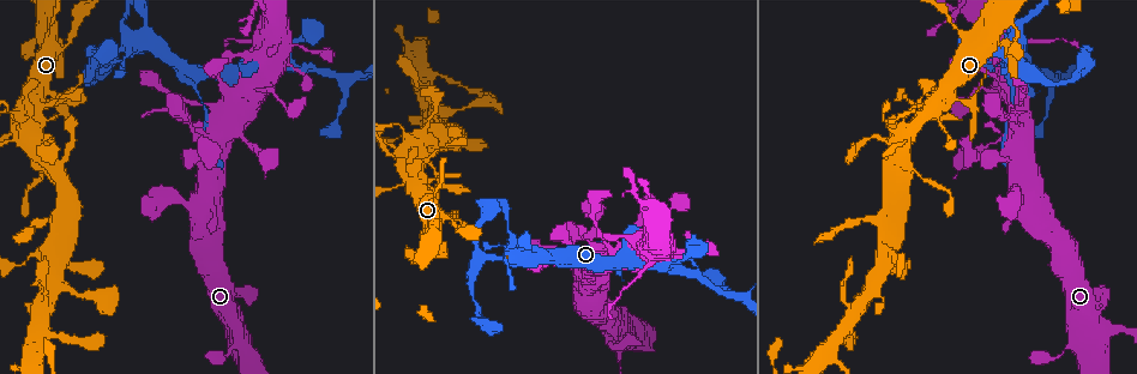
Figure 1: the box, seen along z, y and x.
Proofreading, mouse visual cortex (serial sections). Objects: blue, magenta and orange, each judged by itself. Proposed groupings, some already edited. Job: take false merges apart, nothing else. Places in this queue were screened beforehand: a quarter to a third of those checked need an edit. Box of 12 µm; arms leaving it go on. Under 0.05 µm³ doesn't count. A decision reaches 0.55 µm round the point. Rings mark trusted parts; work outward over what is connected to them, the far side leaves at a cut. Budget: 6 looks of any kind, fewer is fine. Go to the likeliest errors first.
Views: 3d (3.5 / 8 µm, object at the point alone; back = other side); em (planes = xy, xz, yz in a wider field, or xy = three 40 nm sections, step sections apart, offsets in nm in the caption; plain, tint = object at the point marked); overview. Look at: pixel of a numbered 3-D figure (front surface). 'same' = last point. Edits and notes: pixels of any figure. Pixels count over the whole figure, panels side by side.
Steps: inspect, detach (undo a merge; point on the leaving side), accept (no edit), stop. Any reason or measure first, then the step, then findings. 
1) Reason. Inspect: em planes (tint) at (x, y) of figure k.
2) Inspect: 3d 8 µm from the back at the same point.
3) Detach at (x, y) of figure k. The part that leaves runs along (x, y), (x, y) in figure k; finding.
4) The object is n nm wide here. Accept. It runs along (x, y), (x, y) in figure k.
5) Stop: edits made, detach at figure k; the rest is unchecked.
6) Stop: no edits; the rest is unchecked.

Abrupt turn. Inspect: 3d 8 µm at (1019, 62) of figure 1.

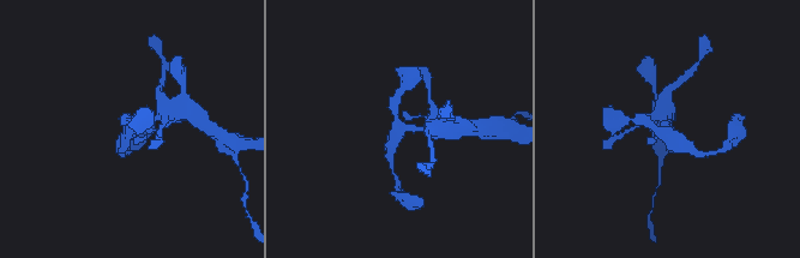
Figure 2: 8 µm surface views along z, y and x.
3 arms meet here; the arms are 200, 250, 350 nm wide; shape alone is not enough. Inspect: em xy step 3 (tint) at (132, 132) of figure 2.

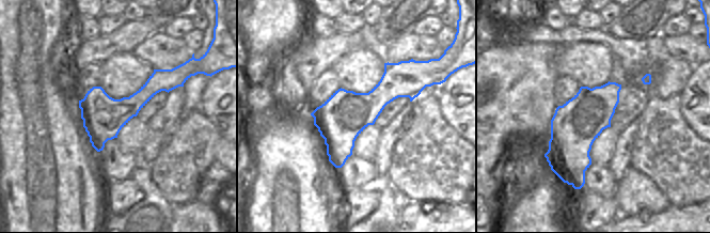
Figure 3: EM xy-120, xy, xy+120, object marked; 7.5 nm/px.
Accept. It runs along (163, 112), (130, 132), (122, 149) in figure 2; one cell here.

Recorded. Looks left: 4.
Small branch off a trunk. Inspect: 3d 3.5 µm at (42, 97) of figure 1.

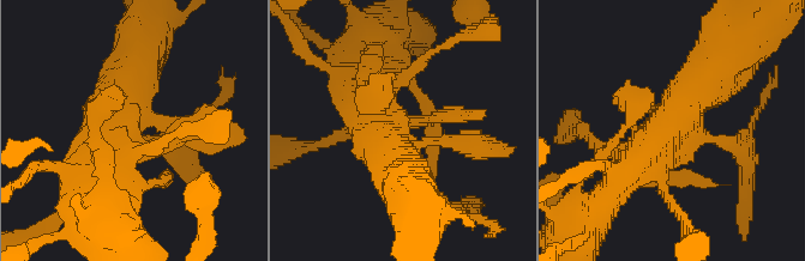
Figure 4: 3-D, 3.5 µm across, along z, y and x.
Inspect: em planes (tint) at (131, 133) of figure 4.

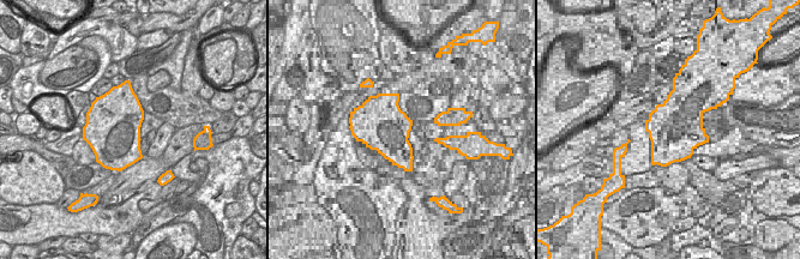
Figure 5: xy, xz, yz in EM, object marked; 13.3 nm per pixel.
Inspect: em xy step 2 (tint) at the same point.

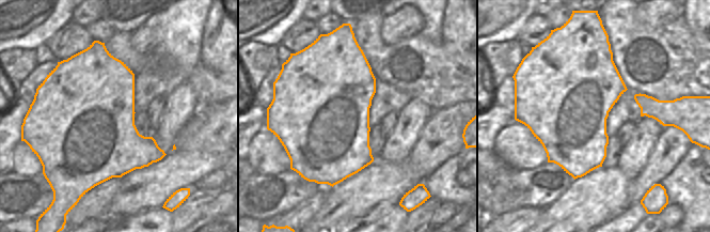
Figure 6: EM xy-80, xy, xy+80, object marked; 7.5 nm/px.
Accept. It runs along (718, 65), (619, 183) in figure 4; one cell here.

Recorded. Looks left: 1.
Stop: no edits; the rest is unchecked.

